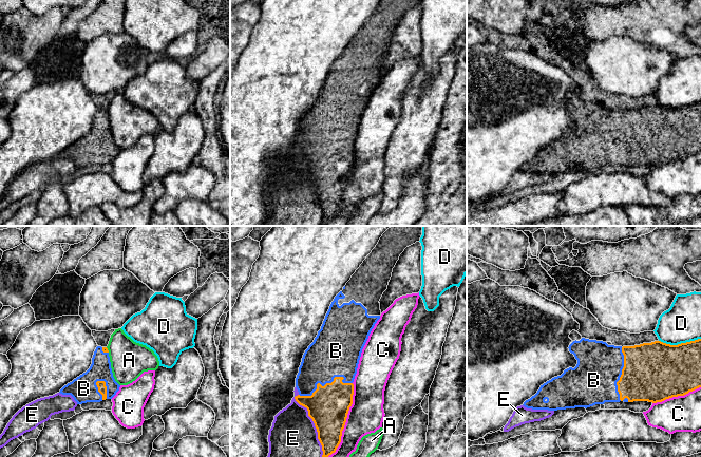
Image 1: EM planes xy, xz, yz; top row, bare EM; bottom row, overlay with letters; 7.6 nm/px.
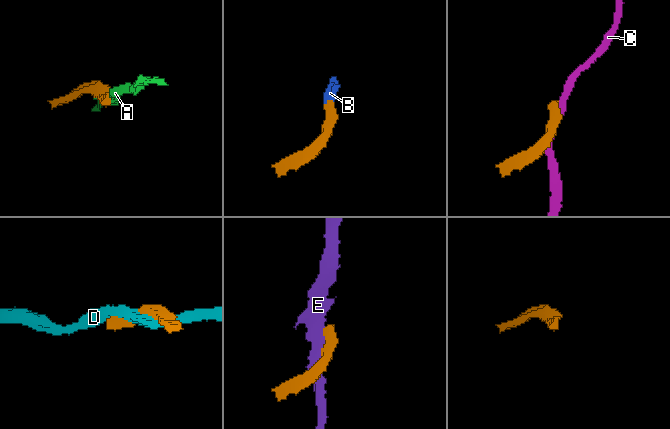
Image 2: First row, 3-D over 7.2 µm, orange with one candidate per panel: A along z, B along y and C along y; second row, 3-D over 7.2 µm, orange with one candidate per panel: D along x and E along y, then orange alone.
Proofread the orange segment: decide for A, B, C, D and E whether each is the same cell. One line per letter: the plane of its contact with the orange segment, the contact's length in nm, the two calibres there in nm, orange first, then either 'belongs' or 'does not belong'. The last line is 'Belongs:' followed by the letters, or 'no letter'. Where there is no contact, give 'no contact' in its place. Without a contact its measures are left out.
A: xy | 50 nm | 50/280 nm | does not belong
B: xz | 420 nm | 320/380 nm | belongs
C: xz | 600 nm | 320/260 nm | does not belong
D: yz | 320 nm | 420/300 nm | does not belong
E: xz | 500 nm | 320/400 nm | does not belong
Belongs: B

